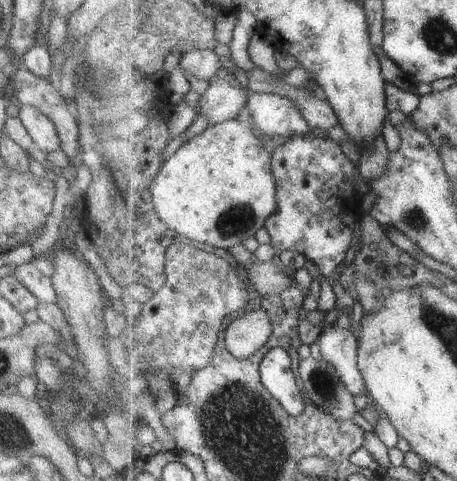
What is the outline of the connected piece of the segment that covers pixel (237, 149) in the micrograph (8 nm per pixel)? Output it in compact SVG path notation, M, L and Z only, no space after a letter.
M230 120L221 124L212 125L199 136L184 143L181 146L181 149L164 164L160 174L154 178L154 184L152 184L152 196L161 220L172 231L187 236L191 240L206 243L215 248L222 248L225 251L230 252L231 250L234 250L234 248L243 245L248 238L256 237L258 230L265 228L268 220L278 212L279 186L276 183L273 171L273 154L270 154L270 150L266 148L263 137L258 136L258 134L254 132L254 129L245 122L240 122L240 120Z

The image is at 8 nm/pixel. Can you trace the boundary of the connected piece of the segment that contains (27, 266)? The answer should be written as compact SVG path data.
M31 261L24 262L20 266L11 266L11 268L12 272L9 274L14 276L18 282L22 282L22 286L26 286L39 302L58 302L51 278L41 274Z

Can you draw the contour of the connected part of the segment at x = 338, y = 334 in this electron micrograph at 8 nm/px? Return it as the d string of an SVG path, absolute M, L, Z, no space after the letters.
M333 323L323 328L319 341L323 358L335 365L346 386L352 390L352 394L356 398L366 396L369 404L379 407L378 402L368 390L368 384L359 366L358 337L355 332L351 328L344 328L340 324Z

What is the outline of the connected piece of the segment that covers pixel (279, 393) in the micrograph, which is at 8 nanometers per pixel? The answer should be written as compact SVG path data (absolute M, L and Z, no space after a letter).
M274 348L264 358L261 374L266 389L280 400L287 412L300 416L308 410L292 366L291 353L286 348Z

